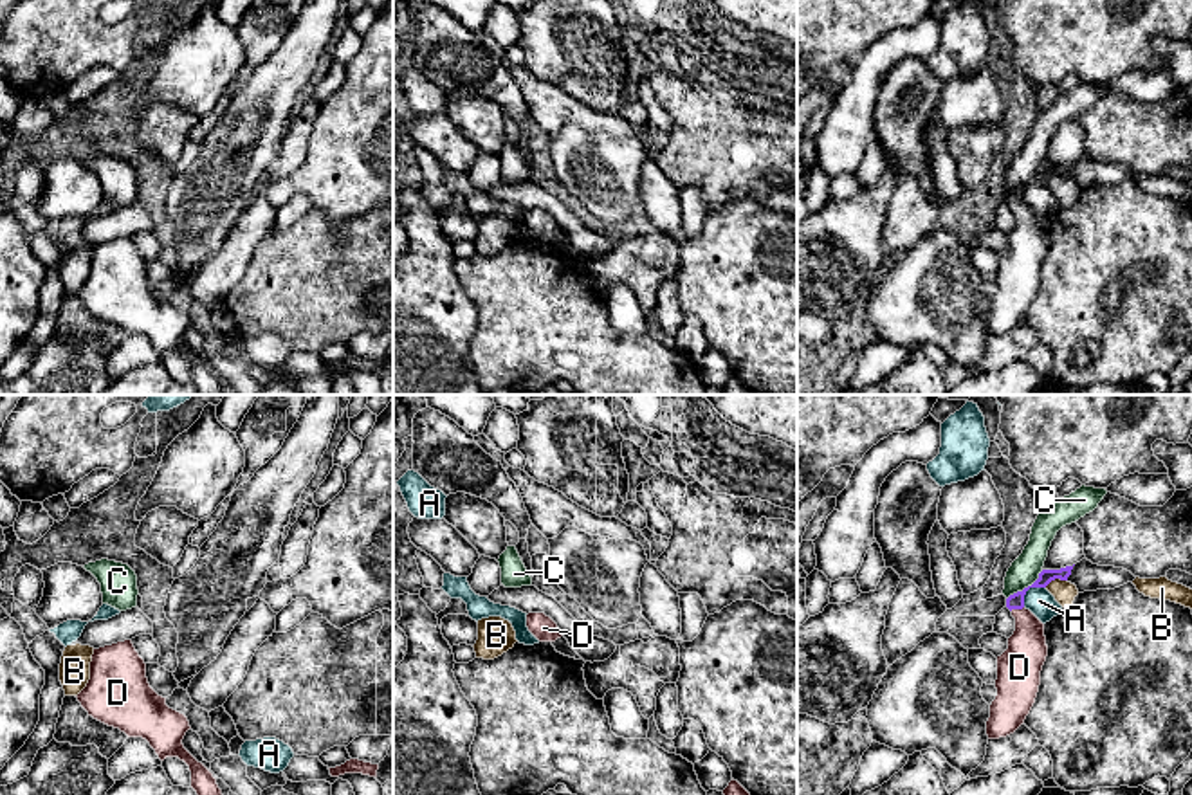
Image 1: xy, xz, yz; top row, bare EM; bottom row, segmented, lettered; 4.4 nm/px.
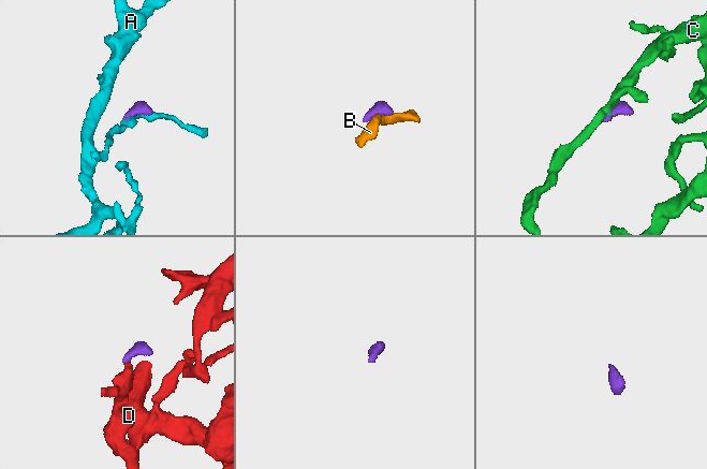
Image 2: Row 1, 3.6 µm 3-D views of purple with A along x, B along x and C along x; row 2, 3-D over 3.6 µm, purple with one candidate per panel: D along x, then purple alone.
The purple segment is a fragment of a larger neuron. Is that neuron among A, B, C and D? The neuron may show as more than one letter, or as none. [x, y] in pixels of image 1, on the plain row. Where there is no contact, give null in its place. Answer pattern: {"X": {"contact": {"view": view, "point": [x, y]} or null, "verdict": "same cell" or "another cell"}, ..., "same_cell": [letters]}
{"A": {"contact": {"view": "yz", "point": [1028, 184]}, "verdict": "another cell"}, "B": {"contact": {"view": "yz", "point": [1055, 173]}, "verdict": "another cell"}, "C": {"contact": {"view": "yz", "point": [1025, 184]}, "verdict": "another cell"}, "D": {"contact": {"view": "yz", "point": [1016, 204]}, "verdict": "same cell"}, "same_cell": ["D"]}

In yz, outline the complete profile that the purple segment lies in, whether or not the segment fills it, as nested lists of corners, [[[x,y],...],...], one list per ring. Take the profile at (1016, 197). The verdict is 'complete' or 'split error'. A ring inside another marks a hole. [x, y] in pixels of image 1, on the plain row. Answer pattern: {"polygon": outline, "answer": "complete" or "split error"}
{"polygon": [[[1066,162],[1066,164],[1060,164],[1060,166],[1042,166],[1039,169],[1039,175],[1032,182],[1028,182],[1022,187],[1017,187],[1017,189],[1013,189],[1013,191],[1010,191],[1006,195],[1006,204],[1012,207],[1012,213],[1015,215],[1015,227],[1008,234],[1008,245],[1001,252],[997,252],[997,276],[995,276],[997,292],[995,292],[995,296],[990,301],[990,314],[986,317],[986,332],[988,332],[988,335],[999,335],[999,334],[1006,334],[1006,332],[1013,330],[1024,319],[1026,312],[1030,310],[1030,306],[1032,306],[1032,303],[1035,299],[1037,288],[1039,288],[1041,267],[1042,267],[1042,261],[1044,261],[1046,252],[1048,252],[1048,242],[1046,242],[1046,233],[1044,233],[1044,220],[1030,206],[1024,204],[1024,191],[1026,191],[1026,187],[1030,184],[1046,184],[1055,175],[1068,177],[1068,173],[1071,171],[1071,166],[1073,166],[1073,162]]], "answer": "split error"}

